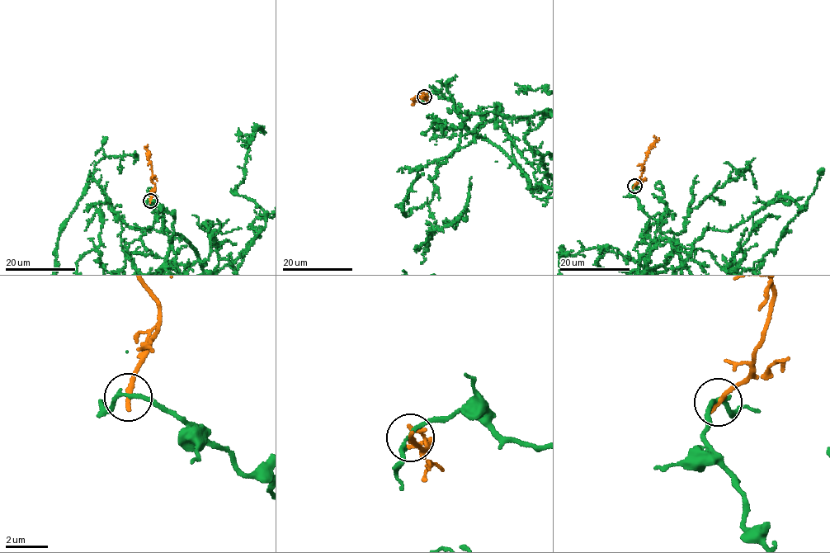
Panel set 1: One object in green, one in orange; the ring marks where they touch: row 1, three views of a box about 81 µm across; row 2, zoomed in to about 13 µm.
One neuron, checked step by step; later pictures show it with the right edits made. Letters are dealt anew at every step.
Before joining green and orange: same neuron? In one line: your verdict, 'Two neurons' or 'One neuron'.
Two neurons

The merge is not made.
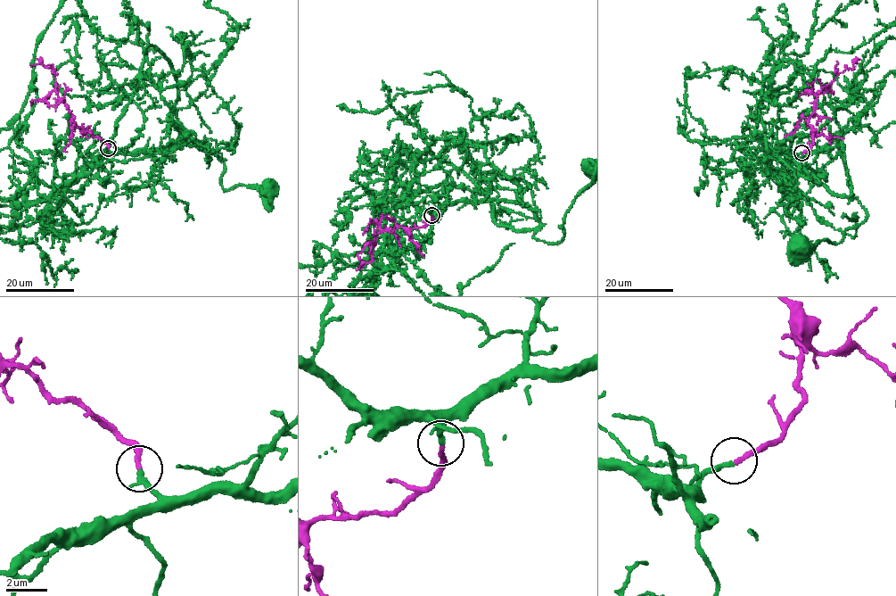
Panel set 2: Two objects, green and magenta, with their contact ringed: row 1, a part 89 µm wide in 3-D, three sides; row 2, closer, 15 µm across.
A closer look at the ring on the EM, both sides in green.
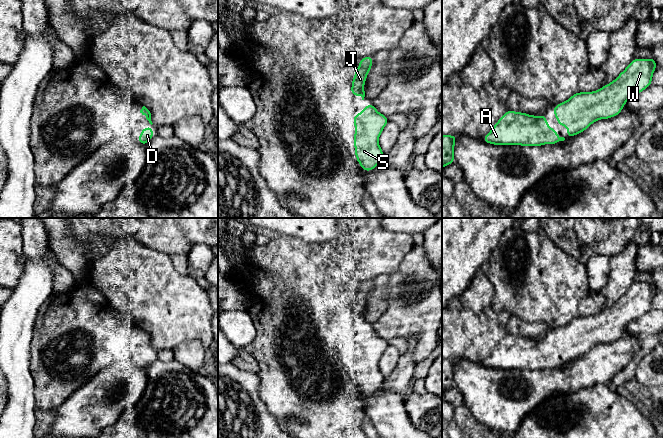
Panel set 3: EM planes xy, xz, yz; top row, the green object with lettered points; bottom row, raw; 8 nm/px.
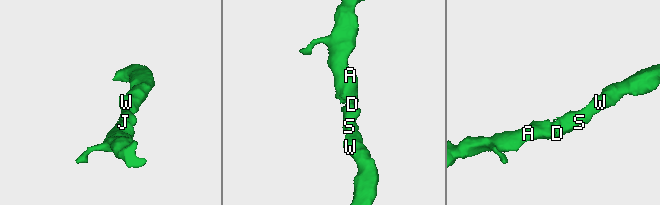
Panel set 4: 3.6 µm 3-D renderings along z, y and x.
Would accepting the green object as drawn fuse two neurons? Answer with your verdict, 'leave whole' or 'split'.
leave whole

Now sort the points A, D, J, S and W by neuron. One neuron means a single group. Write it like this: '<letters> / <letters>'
A D J S W

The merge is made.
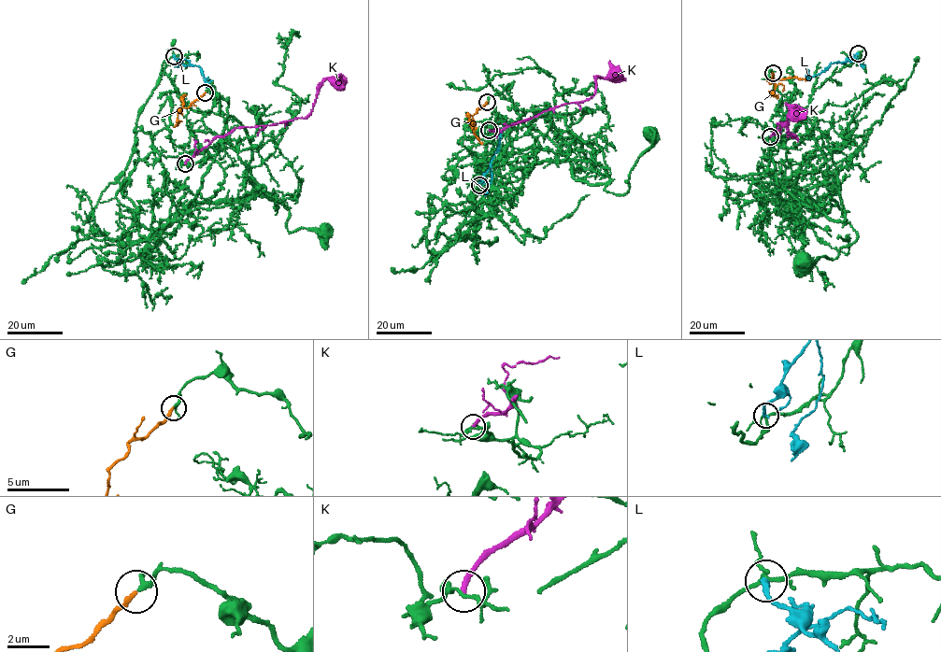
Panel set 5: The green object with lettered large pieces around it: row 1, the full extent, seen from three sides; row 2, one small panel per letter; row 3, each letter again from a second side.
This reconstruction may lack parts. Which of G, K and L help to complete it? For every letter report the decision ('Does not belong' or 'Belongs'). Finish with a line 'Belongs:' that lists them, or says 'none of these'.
G: Belongs
K: Does not belong
L: Does not belong
Belongs: G

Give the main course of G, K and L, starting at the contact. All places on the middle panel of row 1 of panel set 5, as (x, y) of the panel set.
G: (487, 102), (473, 116), (473, 132), (482, 143)
K: (489, 130), (496, 131), (563, 104), (586, 101), (592, 96), (596, 83), (594, 77), (625, 79)
L: (479, 185), (499, 148), (499, 130)

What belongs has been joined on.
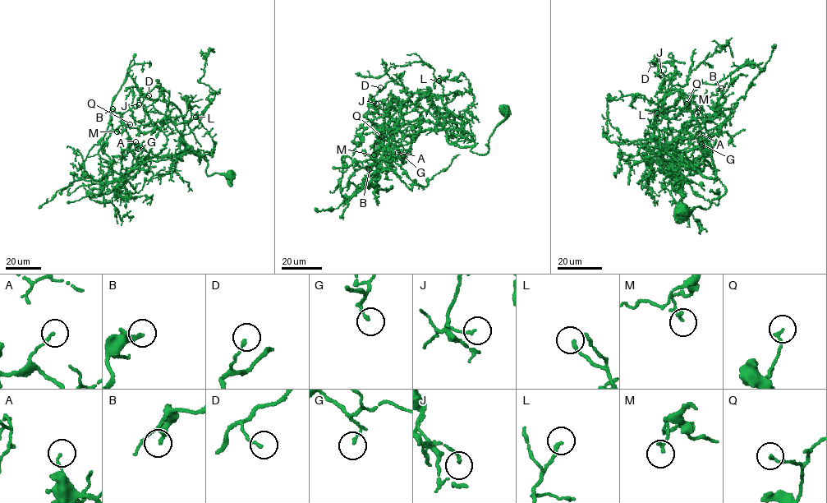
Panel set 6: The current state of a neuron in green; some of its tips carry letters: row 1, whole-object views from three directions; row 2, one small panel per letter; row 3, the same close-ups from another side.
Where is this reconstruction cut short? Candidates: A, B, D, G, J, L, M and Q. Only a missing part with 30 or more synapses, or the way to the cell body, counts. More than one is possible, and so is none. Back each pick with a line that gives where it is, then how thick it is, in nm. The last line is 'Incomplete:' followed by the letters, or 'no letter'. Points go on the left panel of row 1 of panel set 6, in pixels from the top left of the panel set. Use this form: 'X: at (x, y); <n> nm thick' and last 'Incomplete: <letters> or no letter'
L: at (195, 117); 180 nm thick
Incomplete: L

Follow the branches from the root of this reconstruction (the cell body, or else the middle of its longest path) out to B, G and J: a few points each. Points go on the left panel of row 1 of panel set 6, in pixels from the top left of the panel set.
B: (232, 175), (208, 176), (207, 160), (195, 154), (199, 153), (150, 157), (131, 142), (120, 114), (112, 108)
G: (232, 175), (216, 173), (208, 176), (207, 160), (195, 154), (199, 153), (151, 157), (135, 145), (138, 149)
J: (232, 175), (207, 175), (207, 160), (181, 140), (183, 117), (167, 106), (168, 92), (157, 85), (139, 104)

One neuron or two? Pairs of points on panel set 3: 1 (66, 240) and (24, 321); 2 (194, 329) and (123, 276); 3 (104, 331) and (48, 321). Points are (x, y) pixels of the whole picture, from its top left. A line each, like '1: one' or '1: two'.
1: two
2: one
3: one

